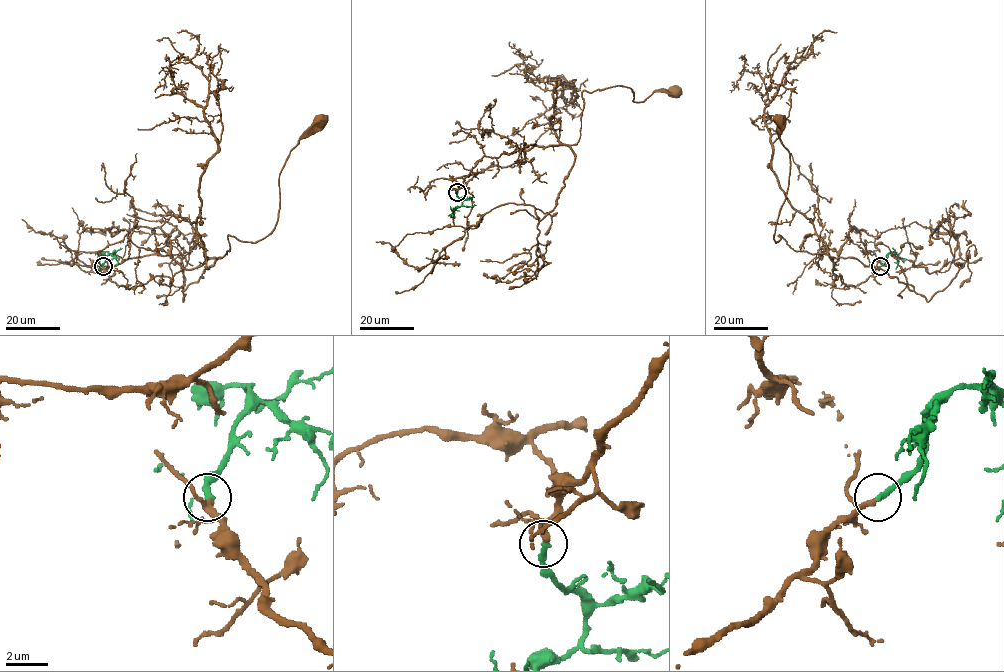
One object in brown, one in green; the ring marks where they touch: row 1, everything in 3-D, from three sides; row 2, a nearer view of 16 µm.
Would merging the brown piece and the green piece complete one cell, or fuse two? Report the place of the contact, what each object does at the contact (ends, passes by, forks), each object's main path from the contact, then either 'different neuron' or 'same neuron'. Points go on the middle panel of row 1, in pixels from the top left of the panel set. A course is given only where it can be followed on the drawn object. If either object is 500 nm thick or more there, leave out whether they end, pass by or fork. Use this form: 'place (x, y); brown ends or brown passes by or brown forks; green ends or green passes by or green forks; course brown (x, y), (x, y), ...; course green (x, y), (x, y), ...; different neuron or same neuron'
place (457, 192); brown passes by; green ends; course brown (456, 192), (485, 156), (575, 145), (586, 90), (623, 85), (634, 102), (674, 91); course green (456, 192), (462, 204), (454, 210), (454, 208); same neuron

